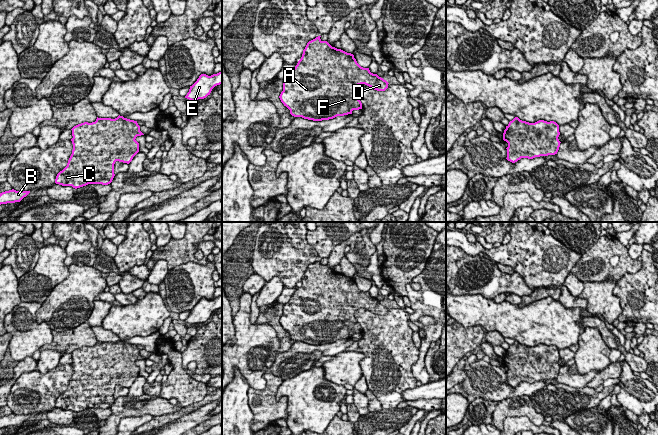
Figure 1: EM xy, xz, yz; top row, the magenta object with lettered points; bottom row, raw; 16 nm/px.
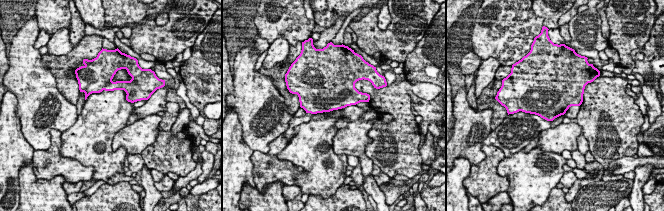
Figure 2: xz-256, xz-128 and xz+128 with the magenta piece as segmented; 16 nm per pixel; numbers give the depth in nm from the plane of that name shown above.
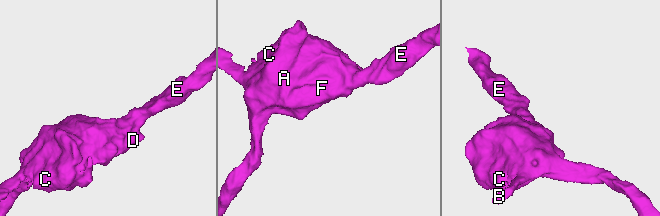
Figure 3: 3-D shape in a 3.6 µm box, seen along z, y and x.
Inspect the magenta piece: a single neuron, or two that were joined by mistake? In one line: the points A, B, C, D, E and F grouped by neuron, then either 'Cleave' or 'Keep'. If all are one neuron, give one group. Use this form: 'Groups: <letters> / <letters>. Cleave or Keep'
Groups: A B C D E F. Keep

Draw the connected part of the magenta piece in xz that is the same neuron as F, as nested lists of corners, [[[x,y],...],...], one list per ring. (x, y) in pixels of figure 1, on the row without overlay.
[[[318,260],[307,267],[301,283],[290,300],[283,305],[283,315],[279,322],[284,330],[290,334],[292,340],[313,345],[322,345],[352,338],[353,334],[362,333],[362,327],[354,316],[358,309],[365,308],[377,315],[385,315],[388,312],[389,307],[386,304],[377,298],[371,297],[369,292],[361,291],[353,278],[332,271],[327,265],[322,265],[320,261]]]

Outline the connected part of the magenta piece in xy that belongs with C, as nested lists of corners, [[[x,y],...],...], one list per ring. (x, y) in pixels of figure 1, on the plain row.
[[[118,340],[115,343],[98,342],[95,346],[84,346],[74,350],[71,363],[73,368],[72,378],[67,390],[60,395],[55,407],[62,410],[72,410],[77,413],[88,408],[108,409],[112,406],[114,388],[116,385],[129,388],[139,376],[137,360],[144,359],[140,355],[137,345]]]

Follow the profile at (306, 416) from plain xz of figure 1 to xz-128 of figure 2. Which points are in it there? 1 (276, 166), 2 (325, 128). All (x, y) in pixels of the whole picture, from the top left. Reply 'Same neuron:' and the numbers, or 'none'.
Same neuron: 2

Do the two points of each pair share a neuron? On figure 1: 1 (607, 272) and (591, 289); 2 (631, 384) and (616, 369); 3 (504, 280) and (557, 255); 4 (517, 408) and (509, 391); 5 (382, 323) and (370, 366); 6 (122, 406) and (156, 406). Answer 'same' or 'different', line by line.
1: different
2: different
3: different
4: different
5: same
6: same

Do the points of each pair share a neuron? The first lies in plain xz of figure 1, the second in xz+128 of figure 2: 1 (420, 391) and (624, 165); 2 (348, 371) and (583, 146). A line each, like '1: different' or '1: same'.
1: same
2: different

